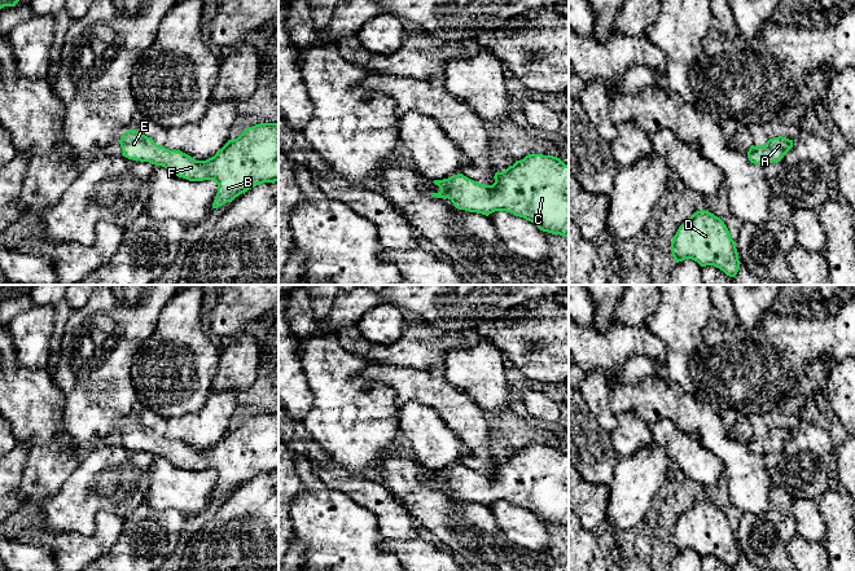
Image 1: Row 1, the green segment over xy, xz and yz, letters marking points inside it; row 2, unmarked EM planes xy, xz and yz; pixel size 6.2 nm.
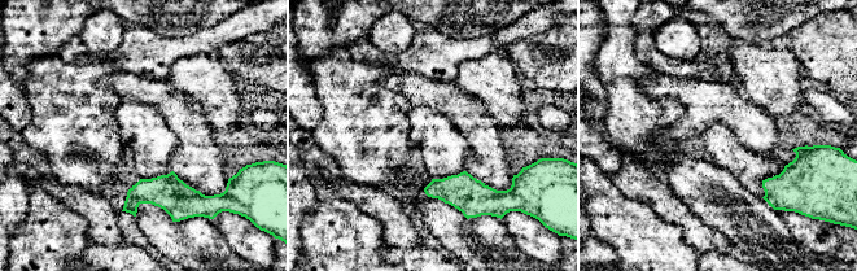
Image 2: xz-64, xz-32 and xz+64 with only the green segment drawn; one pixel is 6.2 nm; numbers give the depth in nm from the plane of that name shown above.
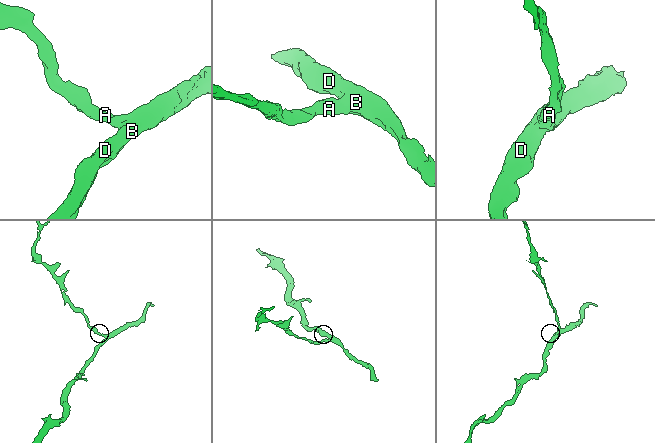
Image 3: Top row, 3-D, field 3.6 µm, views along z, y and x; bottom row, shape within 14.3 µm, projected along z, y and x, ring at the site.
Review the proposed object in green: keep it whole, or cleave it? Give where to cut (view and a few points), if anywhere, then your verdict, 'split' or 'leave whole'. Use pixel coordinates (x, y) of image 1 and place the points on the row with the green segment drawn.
no cut; leave whole

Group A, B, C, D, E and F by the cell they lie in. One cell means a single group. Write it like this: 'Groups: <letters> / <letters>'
Groups: A B C D E F

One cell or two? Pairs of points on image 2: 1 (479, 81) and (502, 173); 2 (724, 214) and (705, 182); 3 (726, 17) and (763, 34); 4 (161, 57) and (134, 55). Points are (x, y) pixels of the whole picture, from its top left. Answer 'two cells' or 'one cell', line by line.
1: two cells
2: one cell
3: one cell
4: one cell

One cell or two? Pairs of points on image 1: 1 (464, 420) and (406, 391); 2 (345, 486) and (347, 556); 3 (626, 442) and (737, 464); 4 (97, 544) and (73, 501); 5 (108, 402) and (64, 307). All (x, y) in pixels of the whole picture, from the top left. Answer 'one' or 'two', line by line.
1: one
2: two
3: two
4: two
5: two

